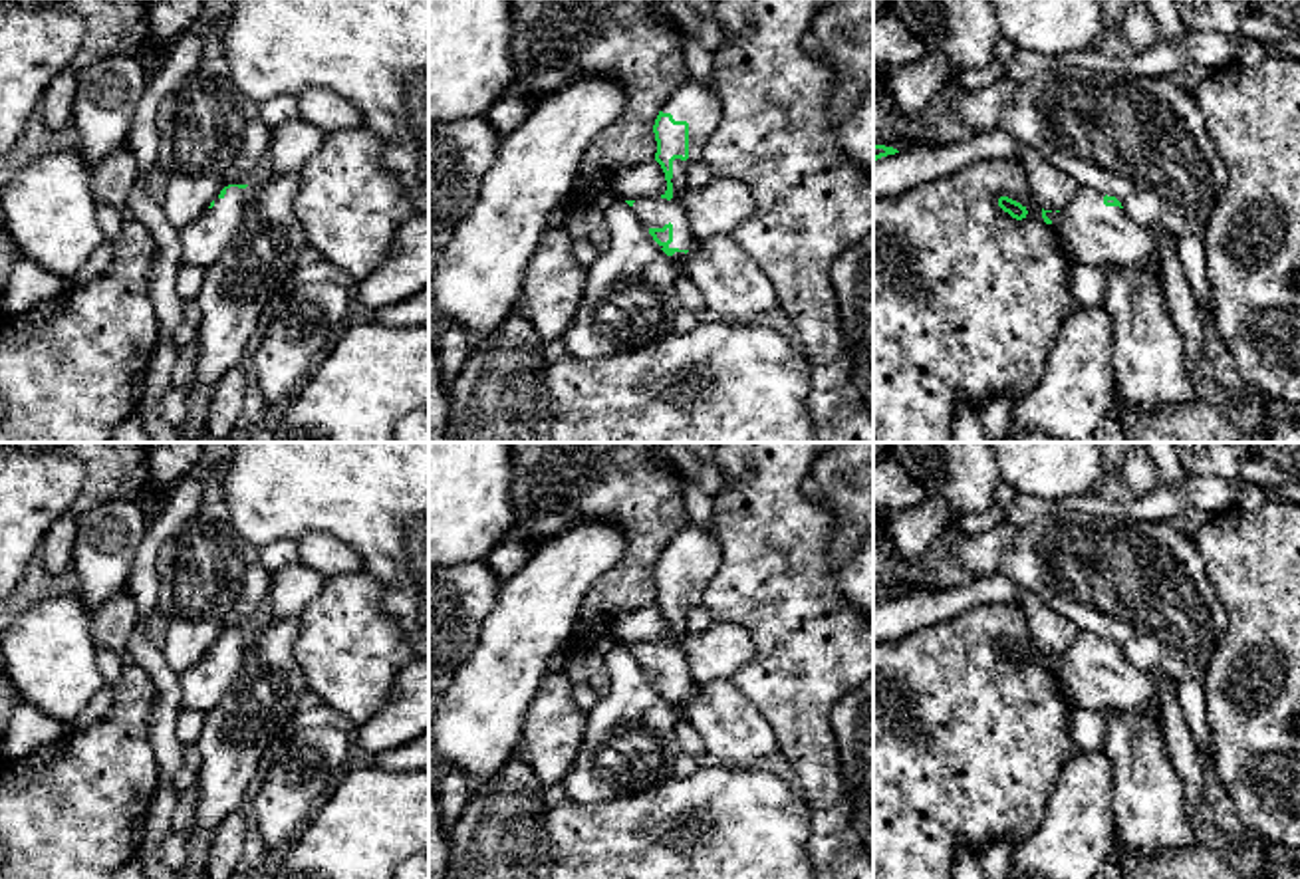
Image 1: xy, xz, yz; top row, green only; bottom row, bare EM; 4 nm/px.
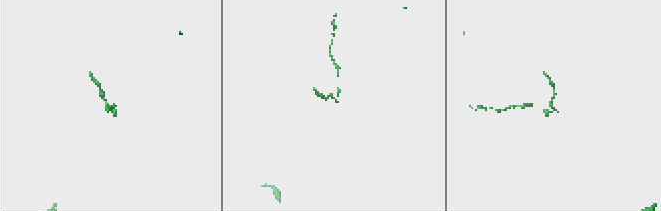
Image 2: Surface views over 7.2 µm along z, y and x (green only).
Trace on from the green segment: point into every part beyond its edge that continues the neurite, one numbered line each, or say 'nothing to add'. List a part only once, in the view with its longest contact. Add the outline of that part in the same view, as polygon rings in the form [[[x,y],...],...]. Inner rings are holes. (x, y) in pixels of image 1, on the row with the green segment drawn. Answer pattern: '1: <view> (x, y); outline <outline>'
1: xz (695, 102); outline [[[687,77],[687,81],[669,97],[663,113],[671,113],[675,121],[689,123],[689,159],[673,161],[673,198],[639,198],[633,202],[641,222],[649,228],[663,228],[673,224],[673,242],[669,248],[691,250],[695,236],[691,232],[681,192],[689,187],[687,169],[703,161],[703,147],[716,131],[720,121],[720,103],[713,77],[699,81]]]

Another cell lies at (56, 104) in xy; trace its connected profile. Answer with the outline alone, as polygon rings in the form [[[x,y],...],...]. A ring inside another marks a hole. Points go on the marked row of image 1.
[[[67,65],[48,85],[40,101],[44,121],[48,127],[64,129],[71,121],[73,97],[75,97],[75,67]]]

